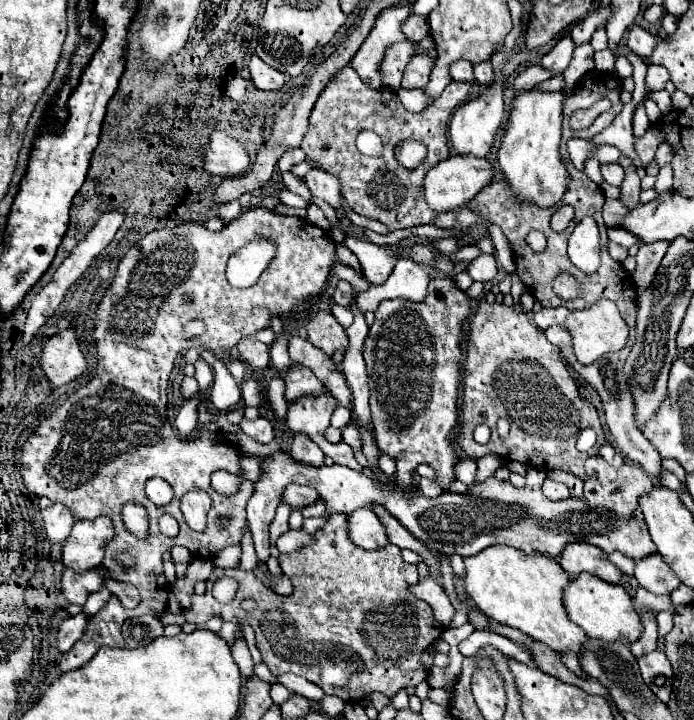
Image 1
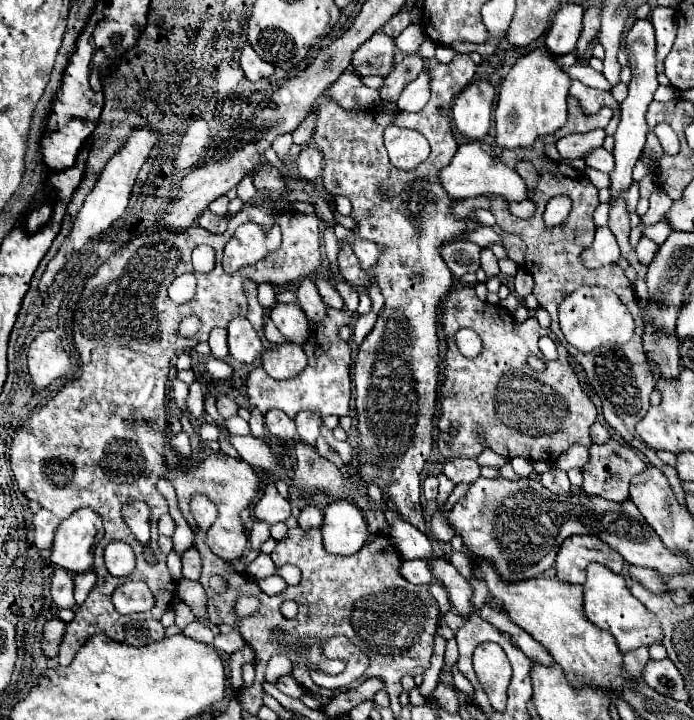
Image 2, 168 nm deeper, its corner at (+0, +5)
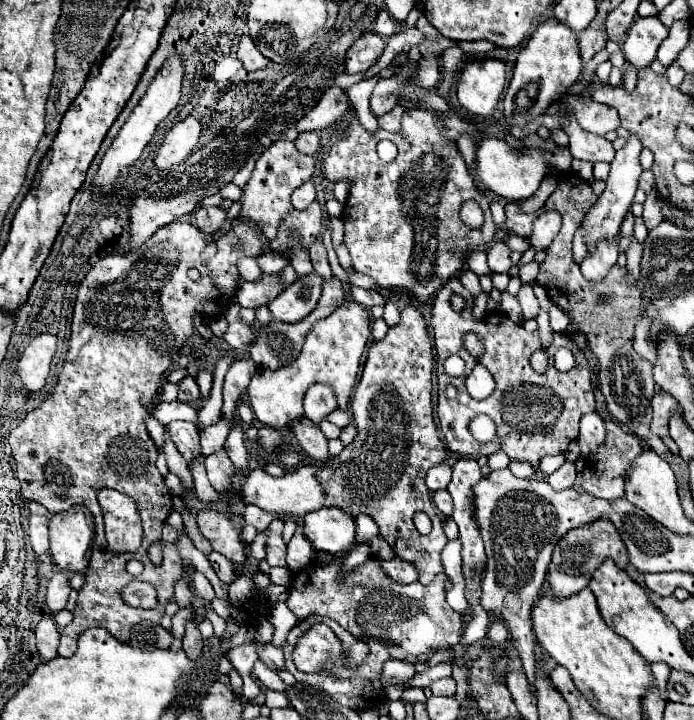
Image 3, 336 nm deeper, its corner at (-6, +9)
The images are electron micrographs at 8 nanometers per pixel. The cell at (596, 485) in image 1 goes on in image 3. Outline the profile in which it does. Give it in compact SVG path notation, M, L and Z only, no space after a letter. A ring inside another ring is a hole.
M607 421L607 439L603 443L603 447L599 447L597 453L589 455L585 459L585 471L583 471L583 489L593 495L593 497L601 497L607 501L619 499L625 495L625 473L627 467L633 463L633 459L637 455L643 453L643 443L627 433L623 427L619 427L613 421Z

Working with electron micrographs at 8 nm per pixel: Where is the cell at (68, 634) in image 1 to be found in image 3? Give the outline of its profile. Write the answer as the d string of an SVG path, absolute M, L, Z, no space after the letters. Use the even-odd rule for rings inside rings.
M43 617L35 629L37 635L37 649L45 661L57 657L57 647L59 647L59 629L53 617Z

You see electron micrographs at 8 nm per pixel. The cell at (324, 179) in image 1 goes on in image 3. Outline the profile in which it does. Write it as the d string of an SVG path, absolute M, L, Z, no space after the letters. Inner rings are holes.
M299 133L297 141L295 141L295 147L297 147L303 155L315 155L315 153L321 151L321 147L319 147L319 135L317 135L317 133L307 133L307 135Z

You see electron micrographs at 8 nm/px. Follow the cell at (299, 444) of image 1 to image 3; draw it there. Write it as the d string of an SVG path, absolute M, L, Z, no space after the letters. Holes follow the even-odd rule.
M321 383L313 385L305 395L305 417L313 423L321 423L331 411L337 409L335 395L331 395L331 387L323 387Z

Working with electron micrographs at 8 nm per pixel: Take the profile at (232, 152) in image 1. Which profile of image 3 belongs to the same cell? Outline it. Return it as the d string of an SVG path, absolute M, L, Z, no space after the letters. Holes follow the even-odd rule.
M187 117L181 123L177 123L165 135L163 145L155 155L157 169L169 169L173 165L187 161L187 157L195 151L199 137L201 137L201 121L197 117Z

